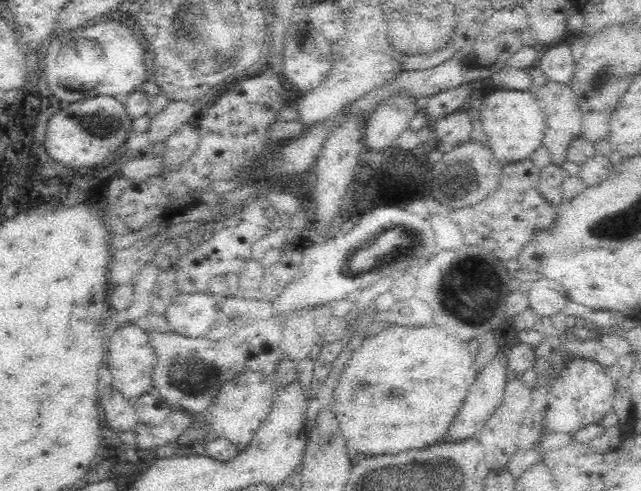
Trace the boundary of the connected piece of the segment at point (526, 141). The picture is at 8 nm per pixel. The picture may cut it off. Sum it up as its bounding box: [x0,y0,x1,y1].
[476,89,545,165]

